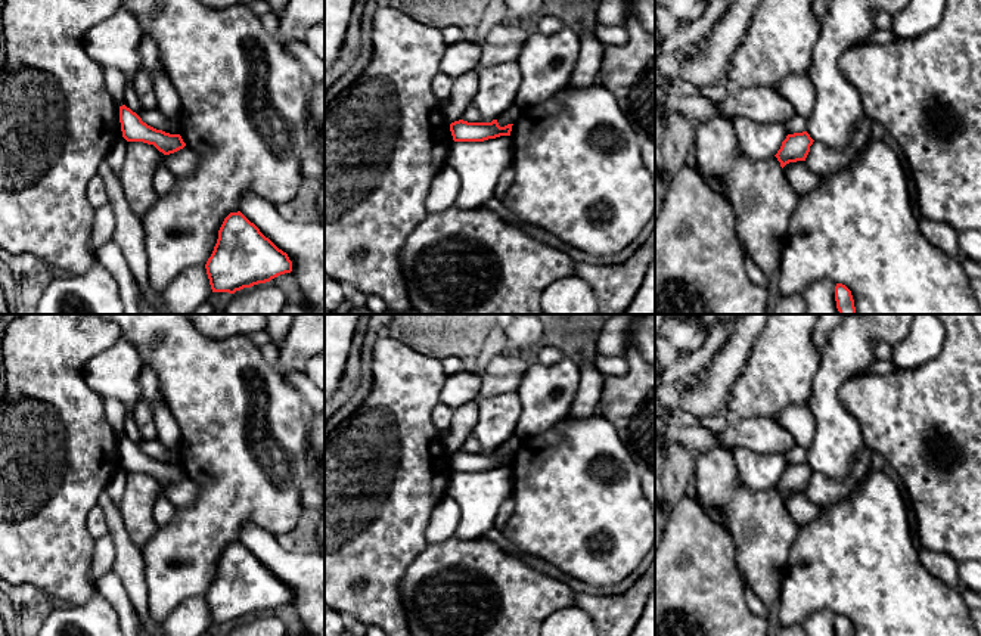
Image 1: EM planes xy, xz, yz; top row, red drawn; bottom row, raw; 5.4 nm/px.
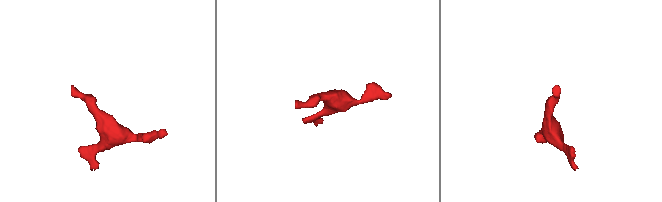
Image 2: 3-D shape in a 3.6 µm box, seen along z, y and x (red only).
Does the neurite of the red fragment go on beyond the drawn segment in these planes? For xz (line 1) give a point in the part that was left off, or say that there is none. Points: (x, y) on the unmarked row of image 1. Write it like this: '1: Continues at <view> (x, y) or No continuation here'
1: No continuation here

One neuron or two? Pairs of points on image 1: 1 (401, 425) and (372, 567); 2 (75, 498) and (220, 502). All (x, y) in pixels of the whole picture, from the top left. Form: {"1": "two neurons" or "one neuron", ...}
{"1": "one neuron", "2": "two neurons"}

